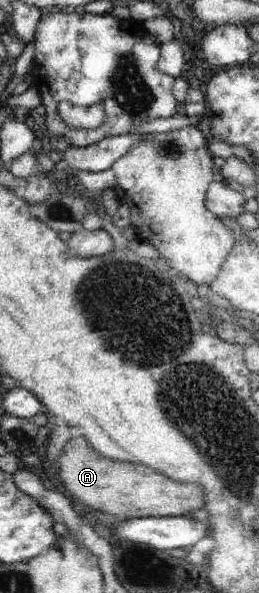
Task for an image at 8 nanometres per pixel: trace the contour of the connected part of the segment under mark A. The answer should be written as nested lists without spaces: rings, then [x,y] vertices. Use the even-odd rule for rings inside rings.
[[[78,432],[65,443],[58,463],[59,480],[67,494],[77,498],[85,506],[113,516],[123,514],[125,518],[181,517],[185,512],[204,508],[206,501],[206,494],[201,486],[179,484],[175,480],[169,480],[168,476],[153,472],[147,466],[135,466],[101,457],[89,447],[84,435]]]

